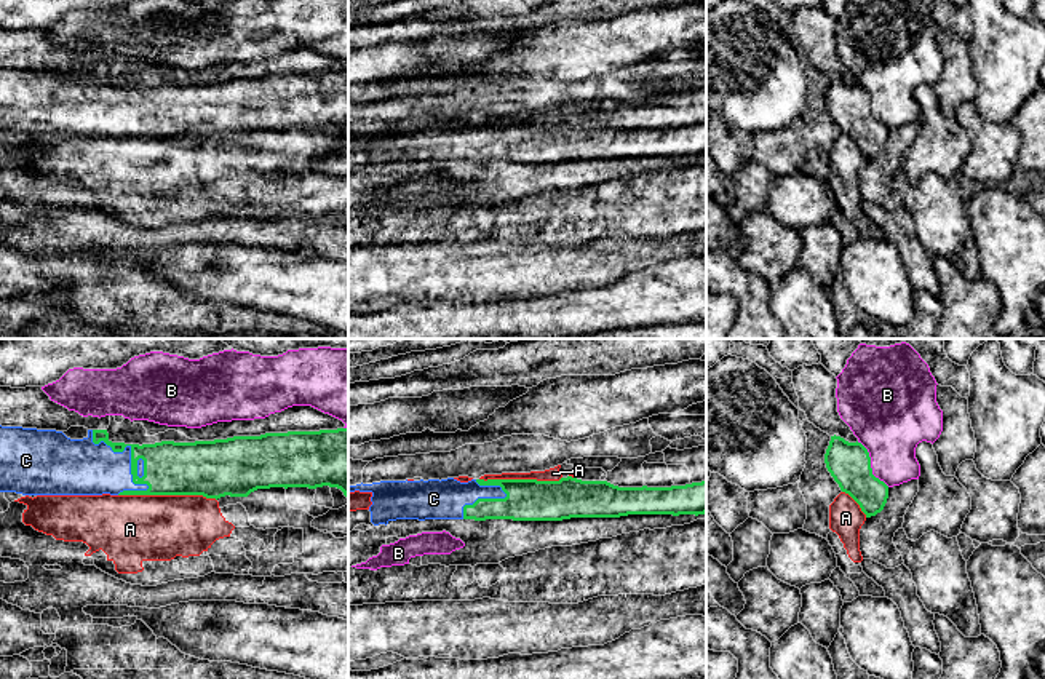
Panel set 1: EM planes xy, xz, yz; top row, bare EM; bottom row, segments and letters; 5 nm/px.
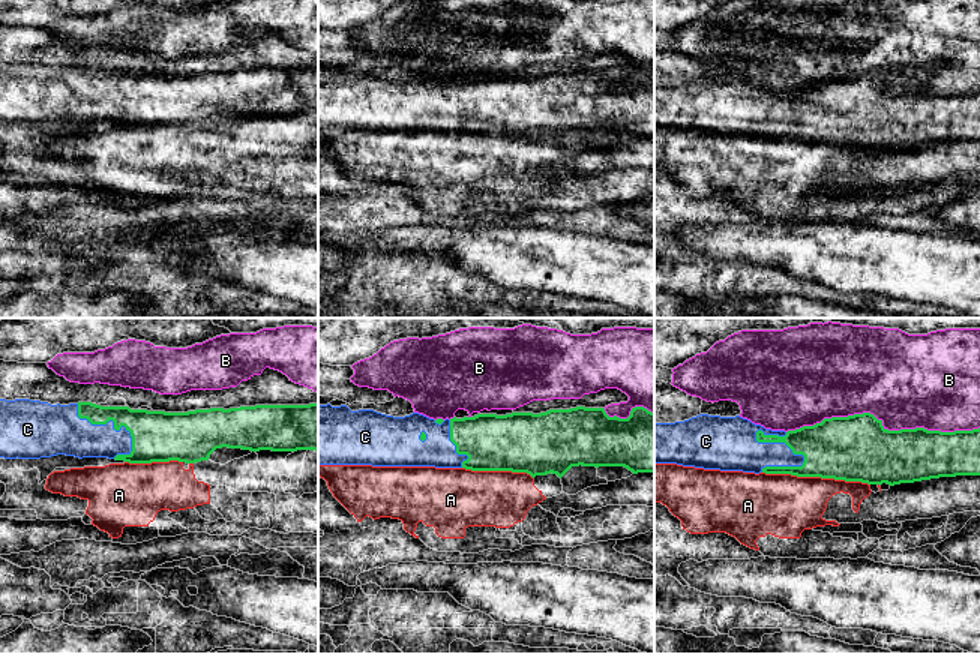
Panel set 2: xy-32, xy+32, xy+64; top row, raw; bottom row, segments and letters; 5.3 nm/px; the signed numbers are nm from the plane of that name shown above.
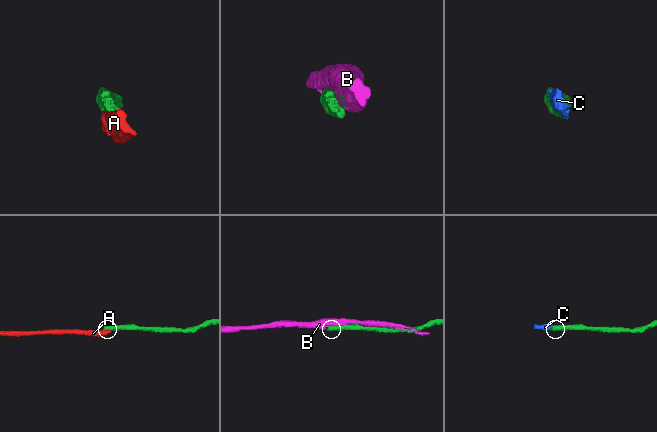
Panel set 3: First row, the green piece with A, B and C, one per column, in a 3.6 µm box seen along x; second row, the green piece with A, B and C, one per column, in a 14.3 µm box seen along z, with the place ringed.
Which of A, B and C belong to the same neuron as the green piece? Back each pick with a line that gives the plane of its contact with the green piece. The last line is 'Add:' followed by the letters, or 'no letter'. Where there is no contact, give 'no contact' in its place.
C: xy
Add: C

